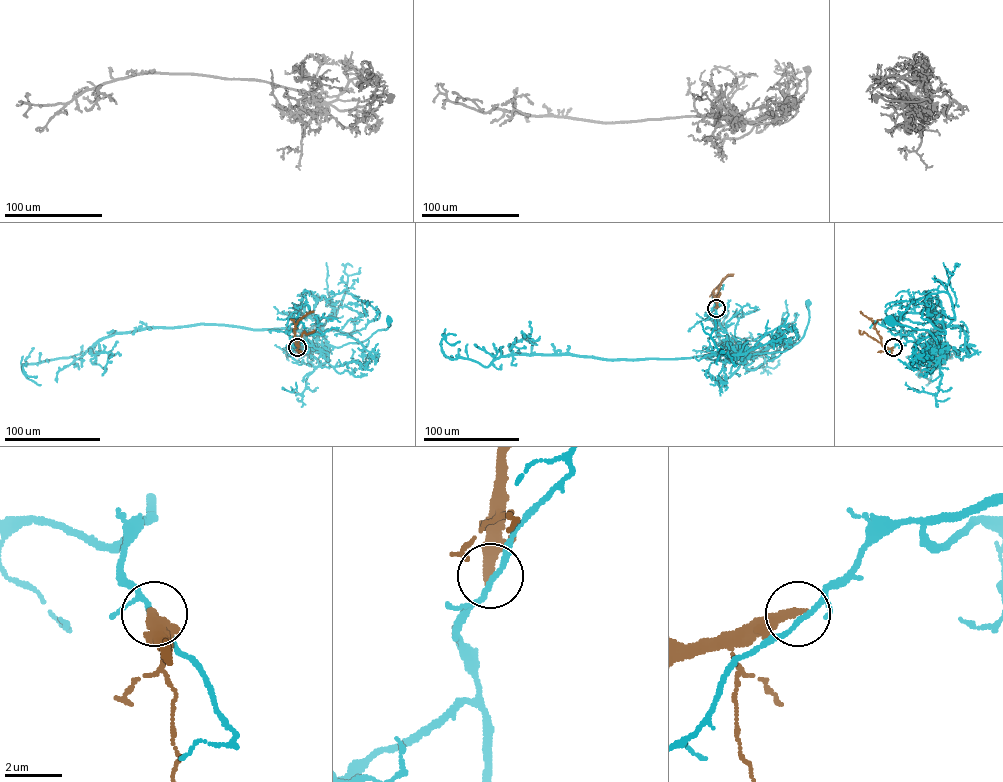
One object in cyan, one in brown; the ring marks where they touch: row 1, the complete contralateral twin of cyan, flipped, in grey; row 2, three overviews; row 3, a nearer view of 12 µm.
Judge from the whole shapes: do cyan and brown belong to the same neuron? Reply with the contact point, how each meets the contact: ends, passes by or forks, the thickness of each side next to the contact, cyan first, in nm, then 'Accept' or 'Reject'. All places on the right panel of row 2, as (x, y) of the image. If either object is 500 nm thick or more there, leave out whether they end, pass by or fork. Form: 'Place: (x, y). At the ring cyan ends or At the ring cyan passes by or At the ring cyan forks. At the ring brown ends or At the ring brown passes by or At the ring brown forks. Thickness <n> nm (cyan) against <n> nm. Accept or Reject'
Place: (893, 347). At the ring cyan passes by. At the ring brown ends. Thickness 160 nm (cyan) against 320 nm. Reject

